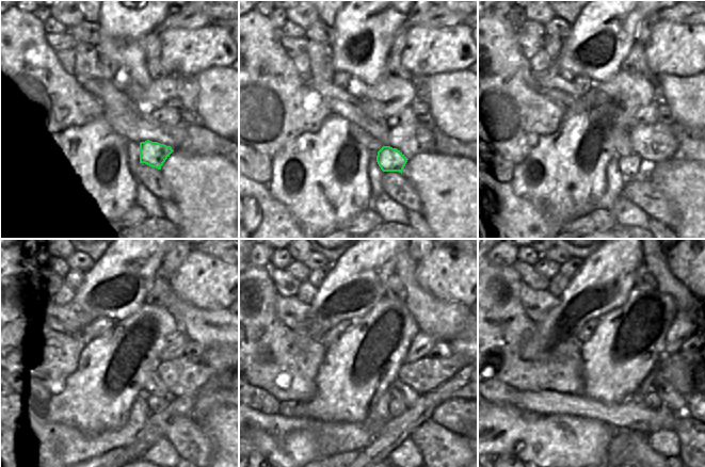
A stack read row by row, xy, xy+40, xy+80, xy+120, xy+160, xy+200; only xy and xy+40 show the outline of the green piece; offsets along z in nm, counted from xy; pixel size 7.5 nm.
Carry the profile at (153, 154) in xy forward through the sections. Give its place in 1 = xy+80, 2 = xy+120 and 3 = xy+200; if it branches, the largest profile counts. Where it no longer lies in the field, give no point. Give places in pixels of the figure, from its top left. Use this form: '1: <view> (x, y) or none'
1: xy+80 (630, 164)
2: xy+120 (160, 397)
3: xy+200 (652, 400)

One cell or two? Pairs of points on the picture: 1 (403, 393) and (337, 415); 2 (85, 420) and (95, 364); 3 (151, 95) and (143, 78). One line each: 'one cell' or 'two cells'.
1: two cells
2: one cell
3: two cells

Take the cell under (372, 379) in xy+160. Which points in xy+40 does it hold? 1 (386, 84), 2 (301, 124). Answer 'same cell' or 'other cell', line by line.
1: same cell
2: other cell

